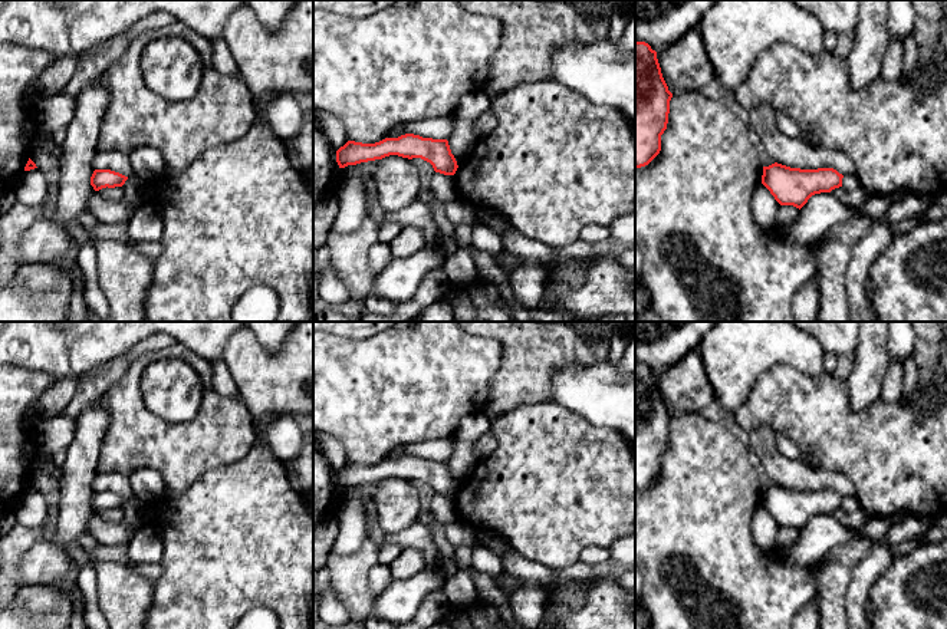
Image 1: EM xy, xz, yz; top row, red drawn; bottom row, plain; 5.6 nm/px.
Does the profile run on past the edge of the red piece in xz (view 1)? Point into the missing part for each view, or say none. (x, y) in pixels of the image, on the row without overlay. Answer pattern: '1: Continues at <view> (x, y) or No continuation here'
1: No continuation here

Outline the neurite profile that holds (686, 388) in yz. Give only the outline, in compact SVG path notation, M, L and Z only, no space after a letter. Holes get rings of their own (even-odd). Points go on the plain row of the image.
M688 352L678 363L657 375L662 399L673 416L700 412L714 401L700 352Z

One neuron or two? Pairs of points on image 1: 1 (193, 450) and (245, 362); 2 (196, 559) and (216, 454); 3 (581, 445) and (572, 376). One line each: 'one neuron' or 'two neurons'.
1: two neurons
2: two neurons
3: two neurons

